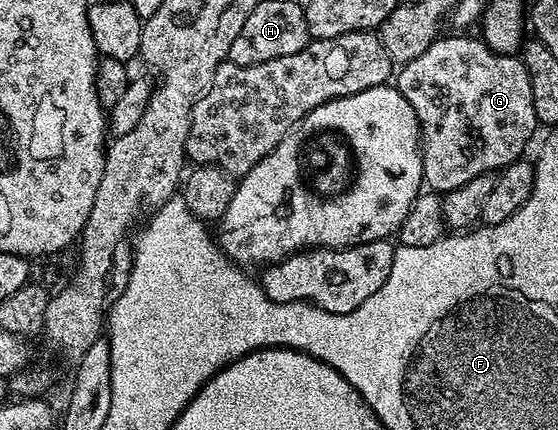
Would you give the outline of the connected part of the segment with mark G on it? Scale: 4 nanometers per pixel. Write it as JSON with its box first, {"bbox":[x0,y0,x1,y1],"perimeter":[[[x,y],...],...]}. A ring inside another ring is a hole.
{"bbox":[394,33,538,193],"perimeter":[[[468,33],[452,34],[456,35],[441,38],[432,43],[422,57],[414,57],[414,61],[403,64],[394,79],[394,86],[410,101],[420,122],[424,183],[437,193],[452,191],[479,175],[491,175],[508,167],[525,154],[532,134],[538,130],[534,97],[530,93],[530,73],[526,73],[523,58],[499,55],[484,44],[483,38],[471,39]]]}

